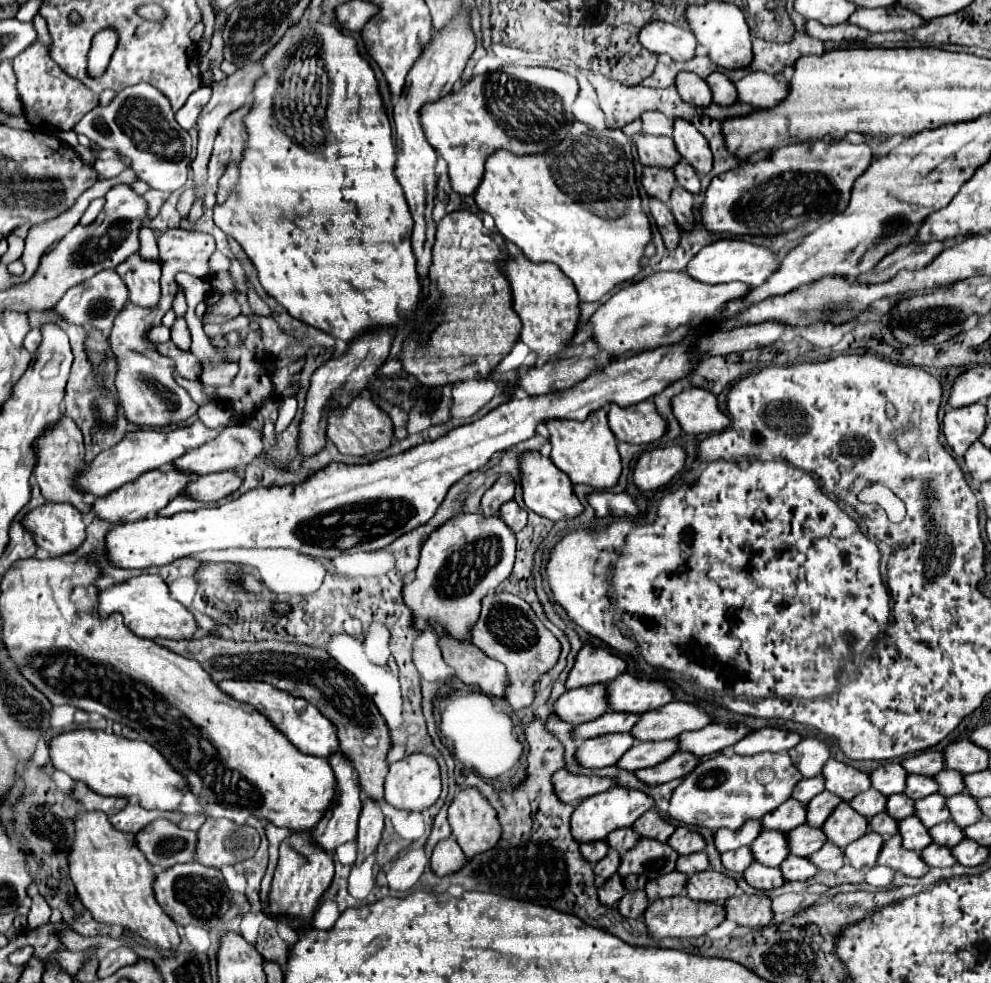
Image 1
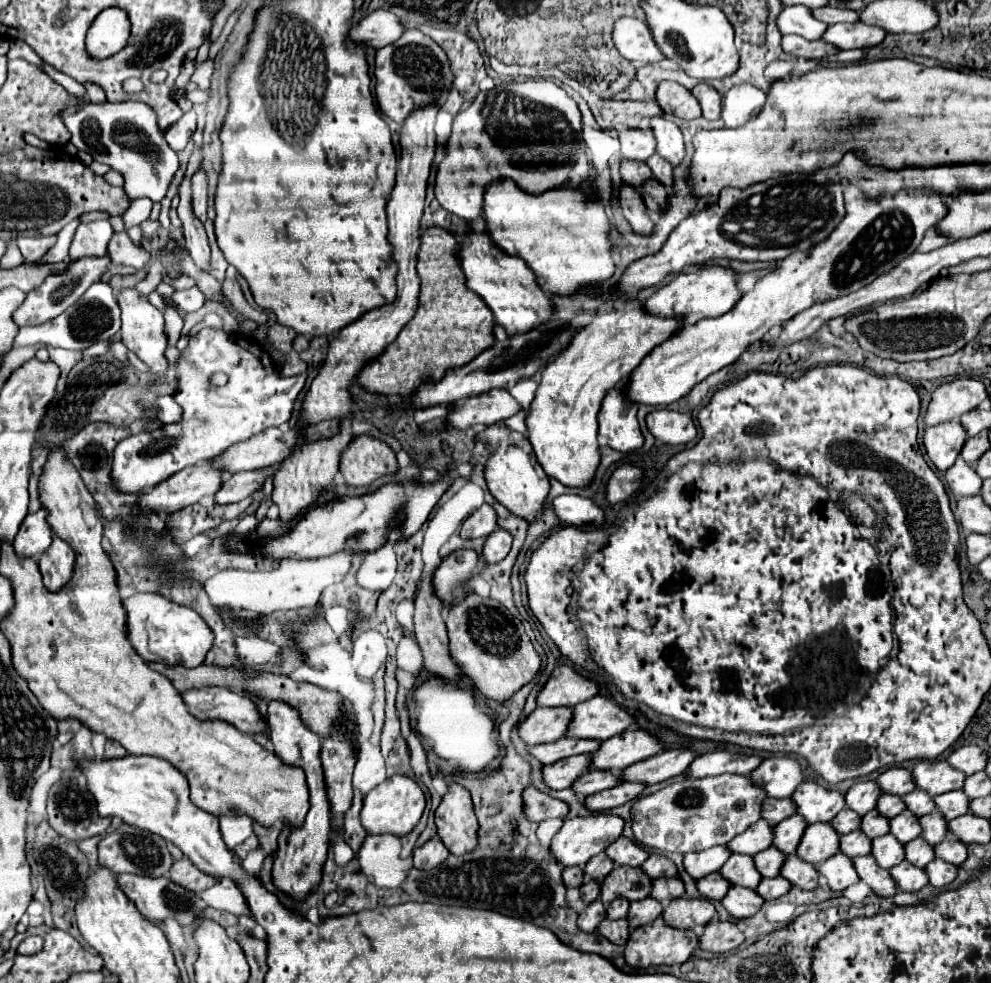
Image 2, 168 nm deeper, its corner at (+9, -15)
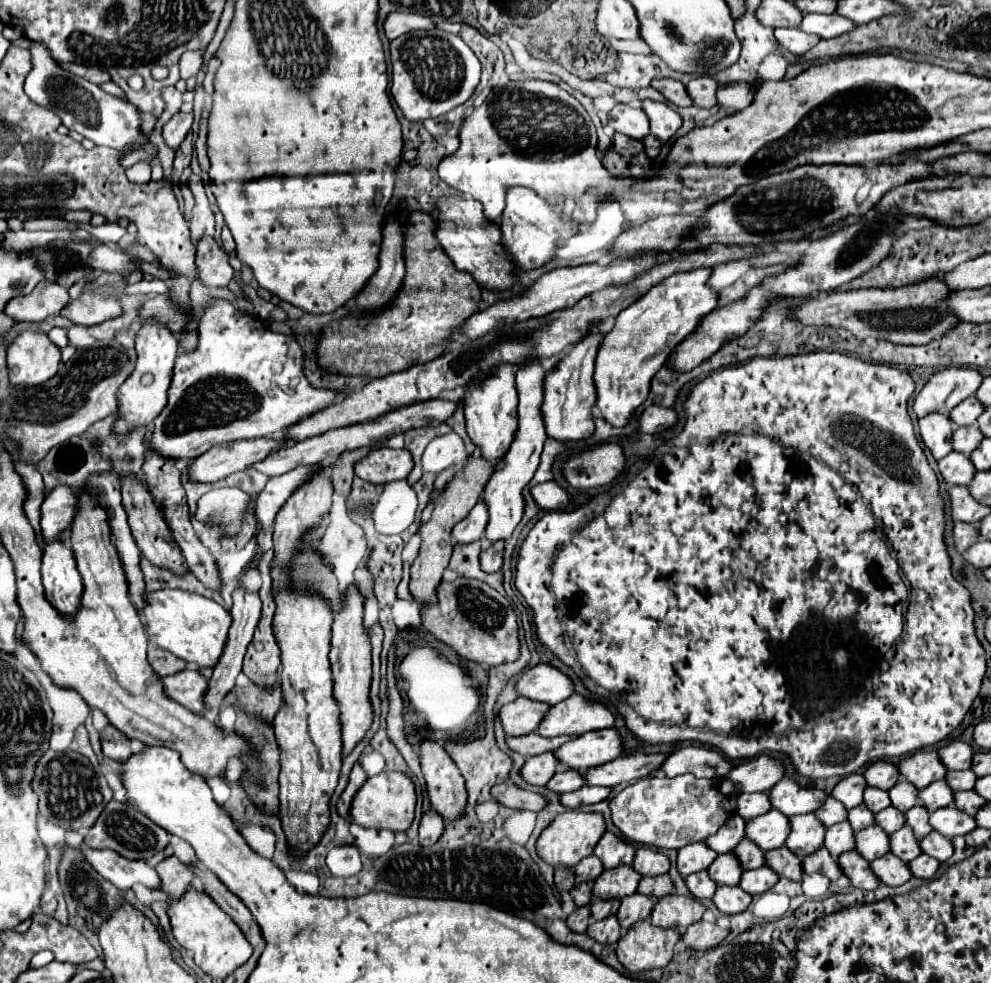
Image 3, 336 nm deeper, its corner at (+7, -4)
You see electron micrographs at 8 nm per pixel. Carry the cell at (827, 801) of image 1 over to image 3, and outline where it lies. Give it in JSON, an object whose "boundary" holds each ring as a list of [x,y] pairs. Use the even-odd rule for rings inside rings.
{"boundary":[[[771,809],[763,817],[747,821],[747,839],[755,841],[765,851],[783,847],[789,833],[791,833],[791,823],[777,809]]]}

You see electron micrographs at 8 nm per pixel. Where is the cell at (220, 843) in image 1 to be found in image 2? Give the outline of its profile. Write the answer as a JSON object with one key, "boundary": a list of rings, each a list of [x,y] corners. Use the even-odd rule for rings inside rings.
{"boundary":[[[181,858],[179,862],[173,864],[171,872],[169,872],[169,878],[175,882],[175,884],[181,884],[183,888],[189,888],[189,892],[193,894],[199,894],[203,892],[205,888],[213,886],[219,878],[213,878],[213,876],[207,876],[205,872],[201,874],[187,858]]]}

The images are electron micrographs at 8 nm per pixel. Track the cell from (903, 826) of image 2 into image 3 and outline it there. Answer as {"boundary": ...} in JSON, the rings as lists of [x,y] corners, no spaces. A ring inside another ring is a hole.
{"boundary":[[[893,805],[883,809],[881,813],[875,815],[875,821],[879,823],[879,827],[883,827],[887,833],[895,833],[905,825],[905,813],[895,809]]]}

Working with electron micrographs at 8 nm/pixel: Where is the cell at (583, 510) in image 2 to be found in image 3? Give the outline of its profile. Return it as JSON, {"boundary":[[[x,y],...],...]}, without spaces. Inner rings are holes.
{"boundary":[[[555,481],[531,487],[531,495],[537,501],[537,505],[545,511],[561,511],[571,503],[571,495]]]}

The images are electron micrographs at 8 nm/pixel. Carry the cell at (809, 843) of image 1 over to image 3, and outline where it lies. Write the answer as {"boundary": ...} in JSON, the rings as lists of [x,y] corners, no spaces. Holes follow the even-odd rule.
{"boundary":[[[743,839],[733,853],[739,857],[743,869],[759,869],[765,865],[765,851],[759,849],[759,845],[755,845],[753,841]]]}

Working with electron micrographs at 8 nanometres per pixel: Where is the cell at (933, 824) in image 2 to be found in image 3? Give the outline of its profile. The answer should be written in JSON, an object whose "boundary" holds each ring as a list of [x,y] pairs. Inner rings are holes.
{"boundary":[[[915,805],[913,809],[909,809],[905,813],[905,819],[907,819],[907,825],[915,831],[915,837],[921,841],[927,833],[931,833],[931,825],[929,825],[929,811],[925,805]]]}

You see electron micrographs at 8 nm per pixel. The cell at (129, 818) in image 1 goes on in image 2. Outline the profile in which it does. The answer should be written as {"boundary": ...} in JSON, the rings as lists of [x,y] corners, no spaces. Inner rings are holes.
{"boundary":[[[87,838],[87,840],[83,840],[83,842],[77,844],[77,848],[89,858],[91,864],[95,864],[95,858],[97,858],[97,842],[99,842],[99,840],[101,840],[101,838]]]}

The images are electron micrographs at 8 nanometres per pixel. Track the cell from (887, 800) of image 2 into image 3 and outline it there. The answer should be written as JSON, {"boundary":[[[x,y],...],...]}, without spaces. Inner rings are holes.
{"boundary":[[[867,787],[867,789],[865,789],[865,805],[867,805],[873,813],[879,813],[881,809],[885,809],[885,807],[891,805],[889,793],[883,791],[883,789],[877,789],[877,787]]]}

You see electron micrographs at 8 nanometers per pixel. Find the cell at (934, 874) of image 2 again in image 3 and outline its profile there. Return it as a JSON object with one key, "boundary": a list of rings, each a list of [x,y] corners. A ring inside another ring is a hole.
{"boundary":[[[925,853],[909,863],[913,877],[919,877],[919,879],[933,879],[935,873],[937,873],[937,869],[939,869],[939,865],[941,863],[937,859],[933,859],[933,857],[925,855]]]}

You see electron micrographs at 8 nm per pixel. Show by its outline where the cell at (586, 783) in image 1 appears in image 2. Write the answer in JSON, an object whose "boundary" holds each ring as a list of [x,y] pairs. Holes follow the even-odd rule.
{"boundary":[[[535,786],[525,788],[523,804],[525,804],[525,818],[529,818],[531,822],[541,822],[547,818],[565,818],[569,812],[569,806],[565,802],[539,792]]]}

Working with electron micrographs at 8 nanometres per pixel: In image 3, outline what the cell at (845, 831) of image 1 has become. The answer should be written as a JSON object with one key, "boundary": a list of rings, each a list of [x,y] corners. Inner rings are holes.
{"boundary":[[[813,813],[795,815],[789,821],[791,821],[791,833],[787,837],[787,847],[793,853],[797,853],[799,857],[805,857],[823,847],[827,829]]]}

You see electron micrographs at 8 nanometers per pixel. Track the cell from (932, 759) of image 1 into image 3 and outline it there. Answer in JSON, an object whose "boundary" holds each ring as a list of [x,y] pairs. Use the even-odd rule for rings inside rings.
{"boundary":[[[887,761],[871,763],[863,775],[867,779],[867,785],[873,785],[873,787],[879,787],[879,789],[885,789],[885,791],[889,791],[891,785],[895,785],[901,777],[897,765],[887,763]]]}

